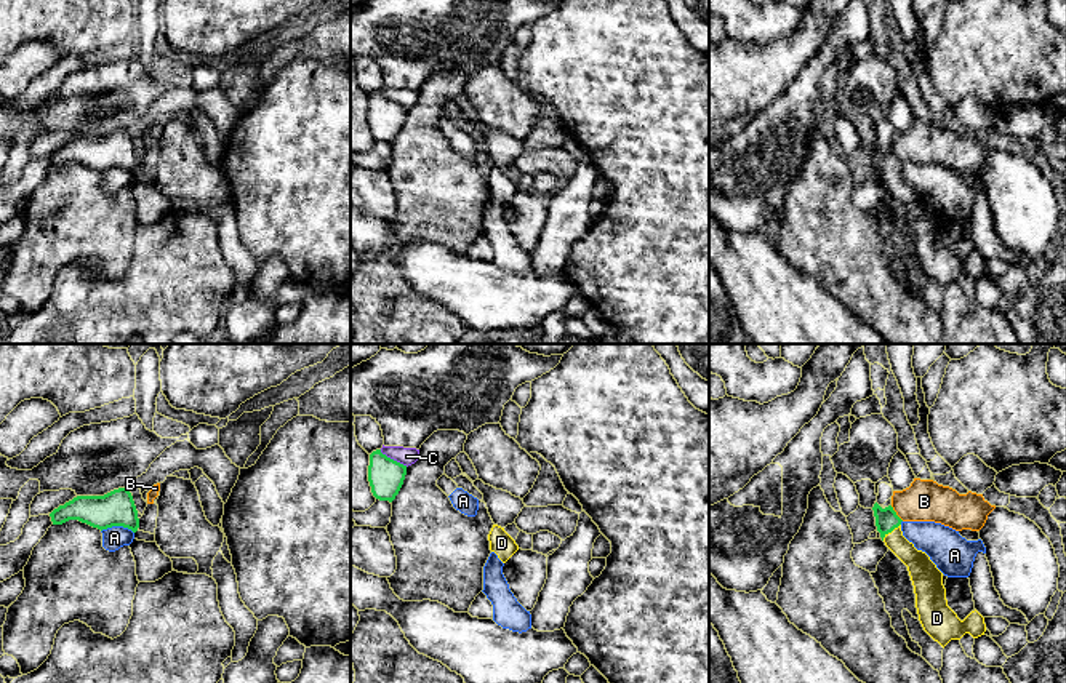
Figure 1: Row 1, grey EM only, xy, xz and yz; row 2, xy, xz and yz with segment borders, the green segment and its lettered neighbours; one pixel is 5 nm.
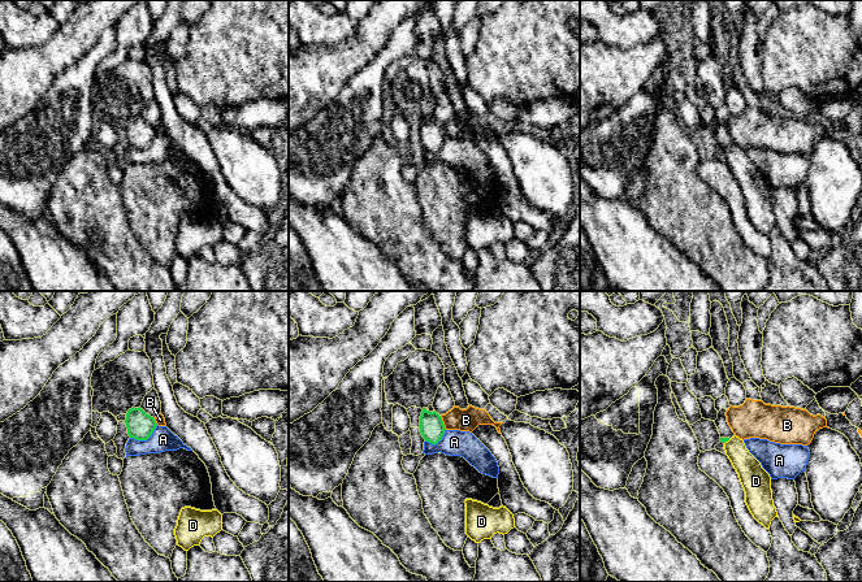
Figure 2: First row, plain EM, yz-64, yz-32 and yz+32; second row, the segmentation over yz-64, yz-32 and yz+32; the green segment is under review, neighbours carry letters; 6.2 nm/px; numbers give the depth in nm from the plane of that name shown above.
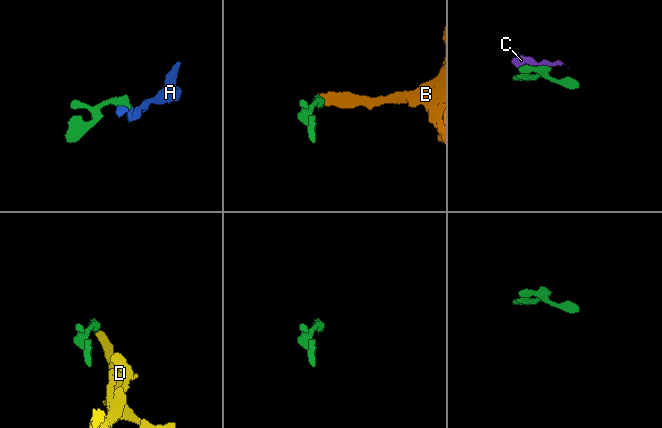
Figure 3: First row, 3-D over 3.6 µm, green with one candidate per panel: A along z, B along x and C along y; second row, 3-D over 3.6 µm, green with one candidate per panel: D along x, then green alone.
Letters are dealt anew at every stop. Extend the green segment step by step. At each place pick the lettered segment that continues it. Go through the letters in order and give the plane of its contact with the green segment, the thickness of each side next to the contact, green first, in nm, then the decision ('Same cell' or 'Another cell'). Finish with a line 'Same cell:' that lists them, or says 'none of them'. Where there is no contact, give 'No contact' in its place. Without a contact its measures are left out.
A: Touches green in xy. Thickness 180 nm (green) against 120 nm. Another cell
B: Touches green in yz. Thickness 110 nm (green) against 200 nm. Another cell
C: Touches green in xz. Thickness 180 nm (green) against 90 nm. Another cell
D: Touches green in yz. Thickness 110 nm (green) against 140 nm. Same cell
Same cell: D

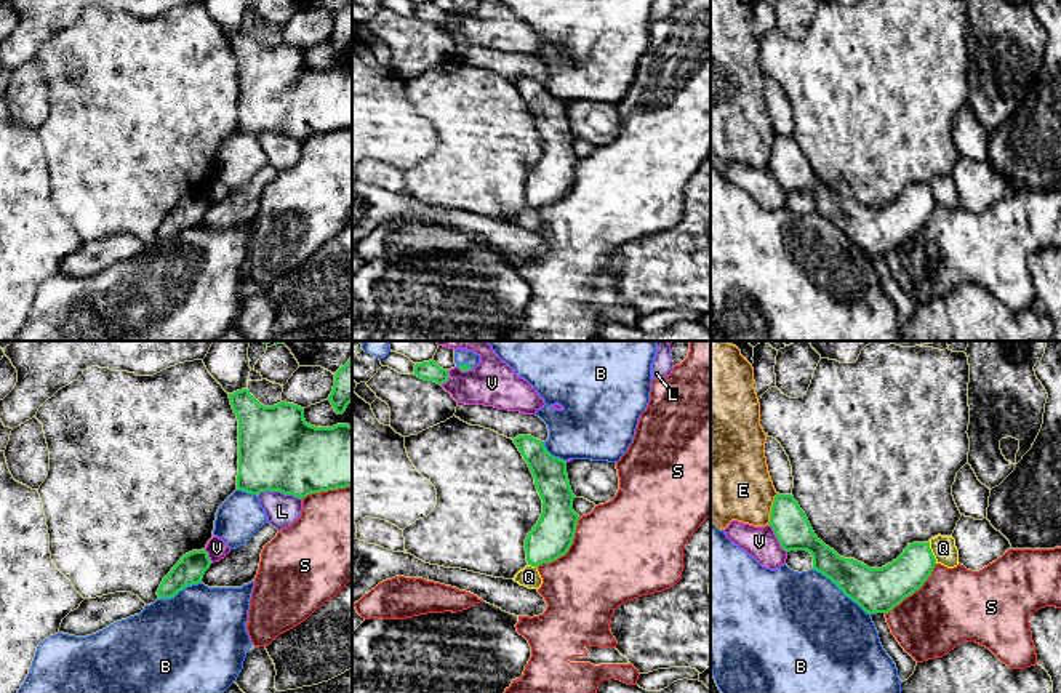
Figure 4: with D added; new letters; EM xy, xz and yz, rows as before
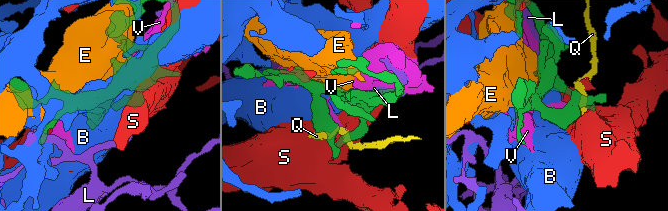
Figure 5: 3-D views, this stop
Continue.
B: Touches green in yz. Thickness 220 nm (green) against 500 nm. Same cell
E: Touches green in yz. Thickness 180 nm (green) against 380 nm. Another cell
L: Touches green in xy. Thickness 400 nm (green) against 170 nm. Another cell
Q: Touches green in yz. Thickness 190 nm (green) against 120 nm. Another cell
S: Touches green in xz. Thickness 200 nm (green) against 480 nm. Another cell
V: Touches green in yz. Thickness 180 nm (green) against 160 nm. Another cell
Same cell: B

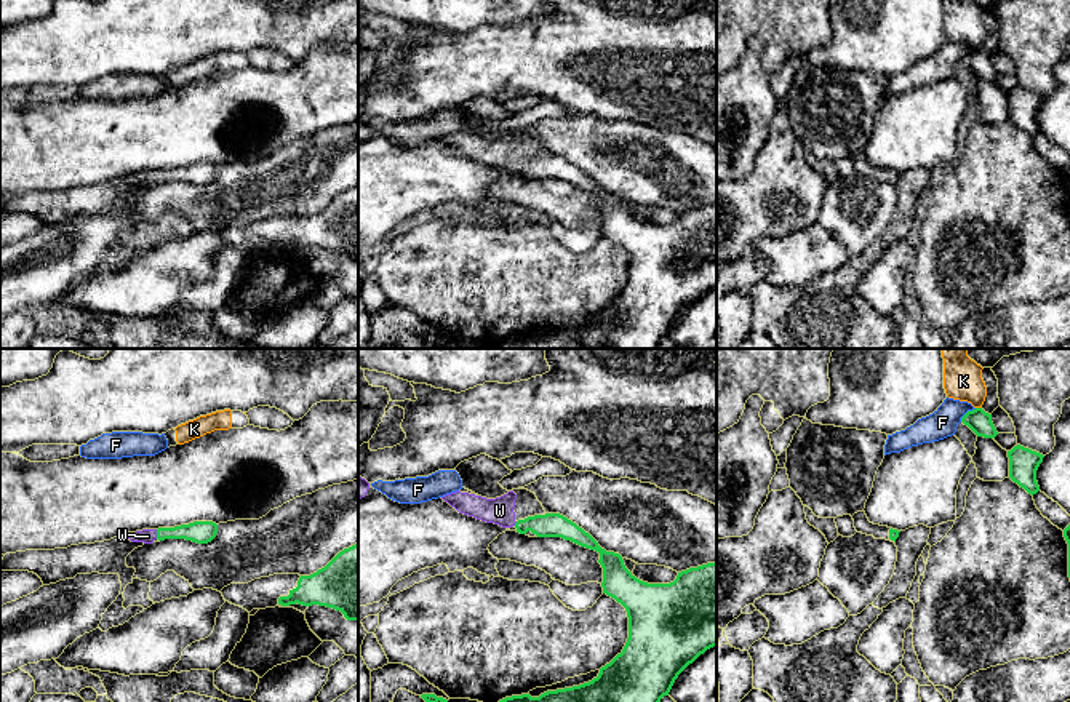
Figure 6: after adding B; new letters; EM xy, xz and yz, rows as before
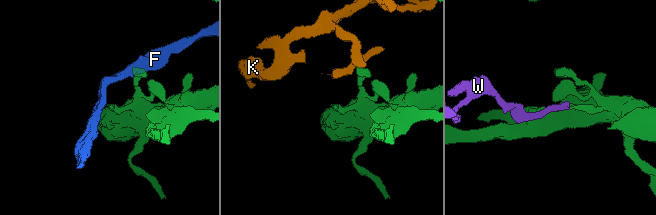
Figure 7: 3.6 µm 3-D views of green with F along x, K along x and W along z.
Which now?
F: Touches green in yz. Thickness 120 nm (green) against 140 nm. Another cell
K: Touches green in yz. Thickness 120 nm (green) against 190 nm. Another cell
W: Touches green in xy. Thickness 110 nm (green) against 80 nm. Same cell
Same cell: W

